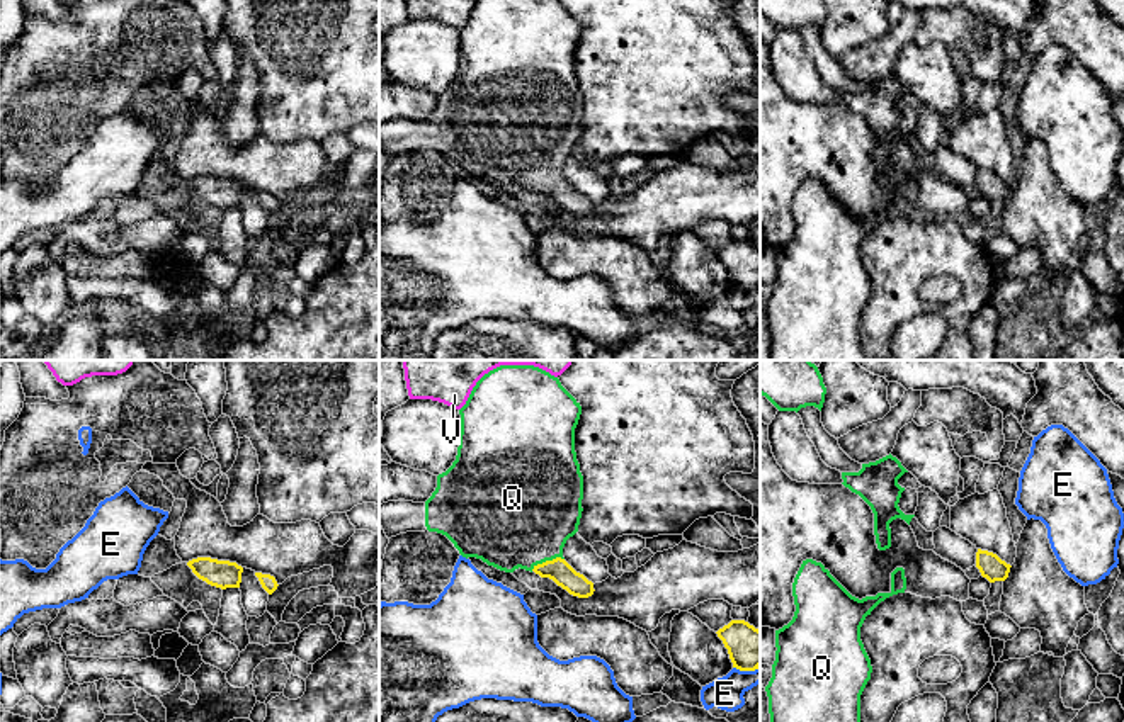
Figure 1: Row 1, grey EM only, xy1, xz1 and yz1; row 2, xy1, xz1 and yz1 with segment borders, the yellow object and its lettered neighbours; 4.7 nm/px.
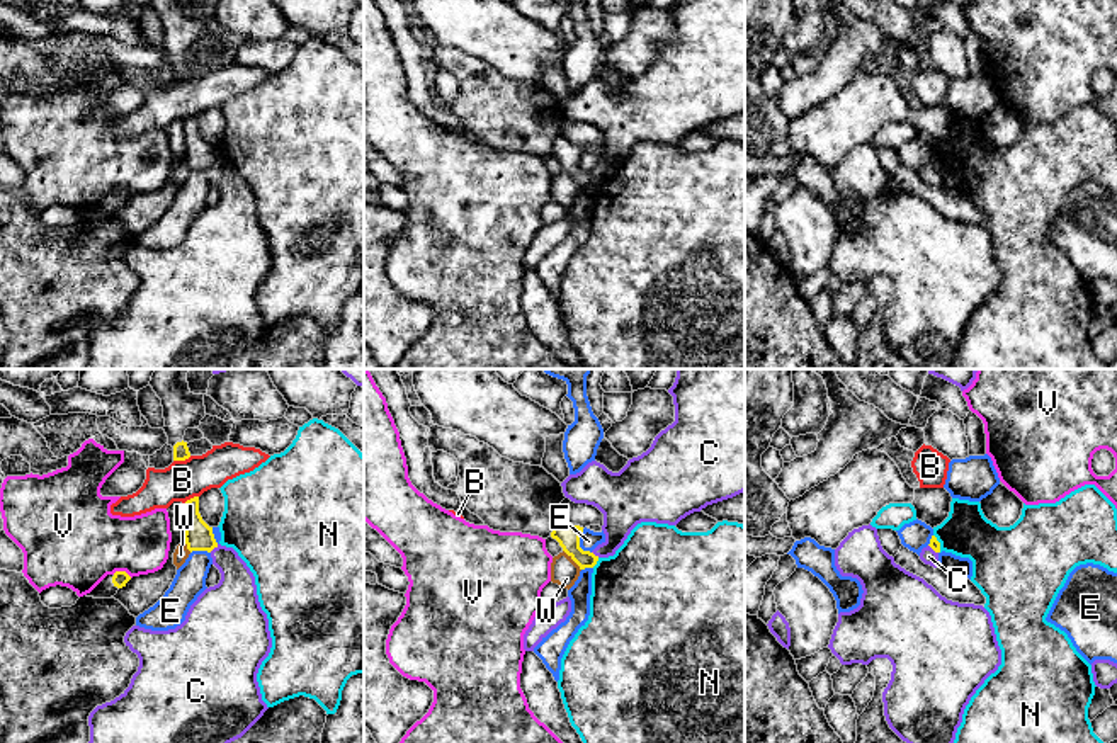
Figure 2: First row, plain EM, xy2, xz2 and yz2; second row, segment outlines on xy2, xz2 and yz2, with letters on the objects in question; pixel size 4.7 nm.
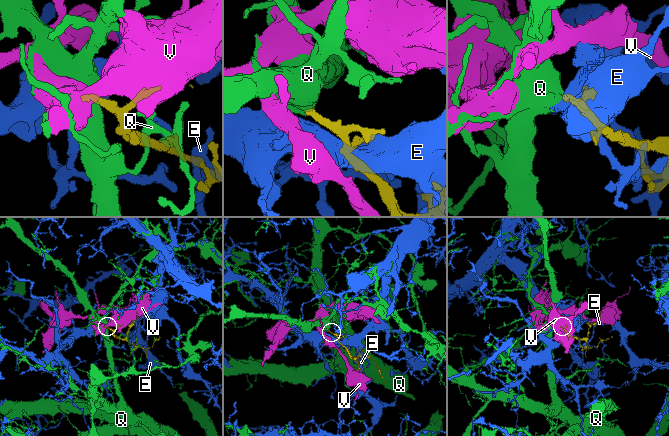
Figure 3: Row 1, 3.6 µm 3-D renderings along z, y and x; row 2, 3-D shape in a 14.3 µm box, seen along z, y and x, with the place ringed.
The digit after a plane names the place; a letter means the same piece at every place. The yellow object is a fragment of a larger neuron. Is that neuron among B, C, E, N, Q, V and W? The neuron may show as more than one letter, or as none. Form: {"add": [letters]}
{"add": ["Q"]}

